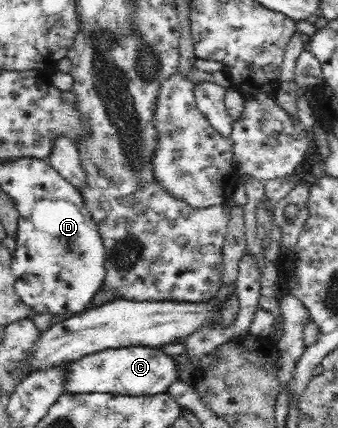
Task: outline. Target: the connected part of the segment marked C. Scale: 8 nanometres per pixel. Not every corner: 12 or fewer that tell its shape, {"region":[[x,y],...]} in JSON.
{"region":[[160,348],[106,349],[64,367],[64,392],[152,395],[180,378]]}

